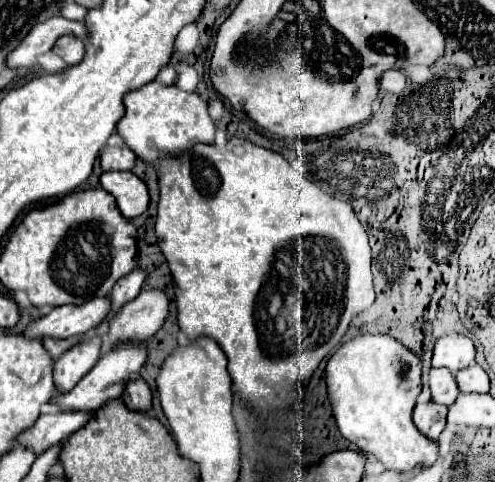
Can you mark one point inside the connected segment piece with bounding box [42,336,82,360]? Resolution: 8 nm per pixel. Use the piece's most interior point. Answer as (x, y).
(56, 348)

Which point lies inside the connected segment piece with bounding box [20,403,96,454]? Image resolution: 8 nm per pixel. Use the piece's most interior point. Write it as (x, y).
(54, 425)

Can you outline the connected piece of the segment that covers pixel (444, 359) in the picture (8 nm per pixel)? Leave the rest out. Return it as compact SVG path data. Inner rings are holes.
M442 336L434 344L432 352L432 366L444 366L452 374L458 370L474 364L474 344L468 336Z

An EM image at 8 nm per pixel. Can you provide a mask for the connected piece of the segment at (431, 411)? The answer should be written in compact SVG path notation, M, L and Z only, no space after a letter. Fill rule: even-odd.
M433 401L426 404L416 404L413 410L413 422L424 436L438 440L440 432L446 426L446 412L448 412L446 406Z

